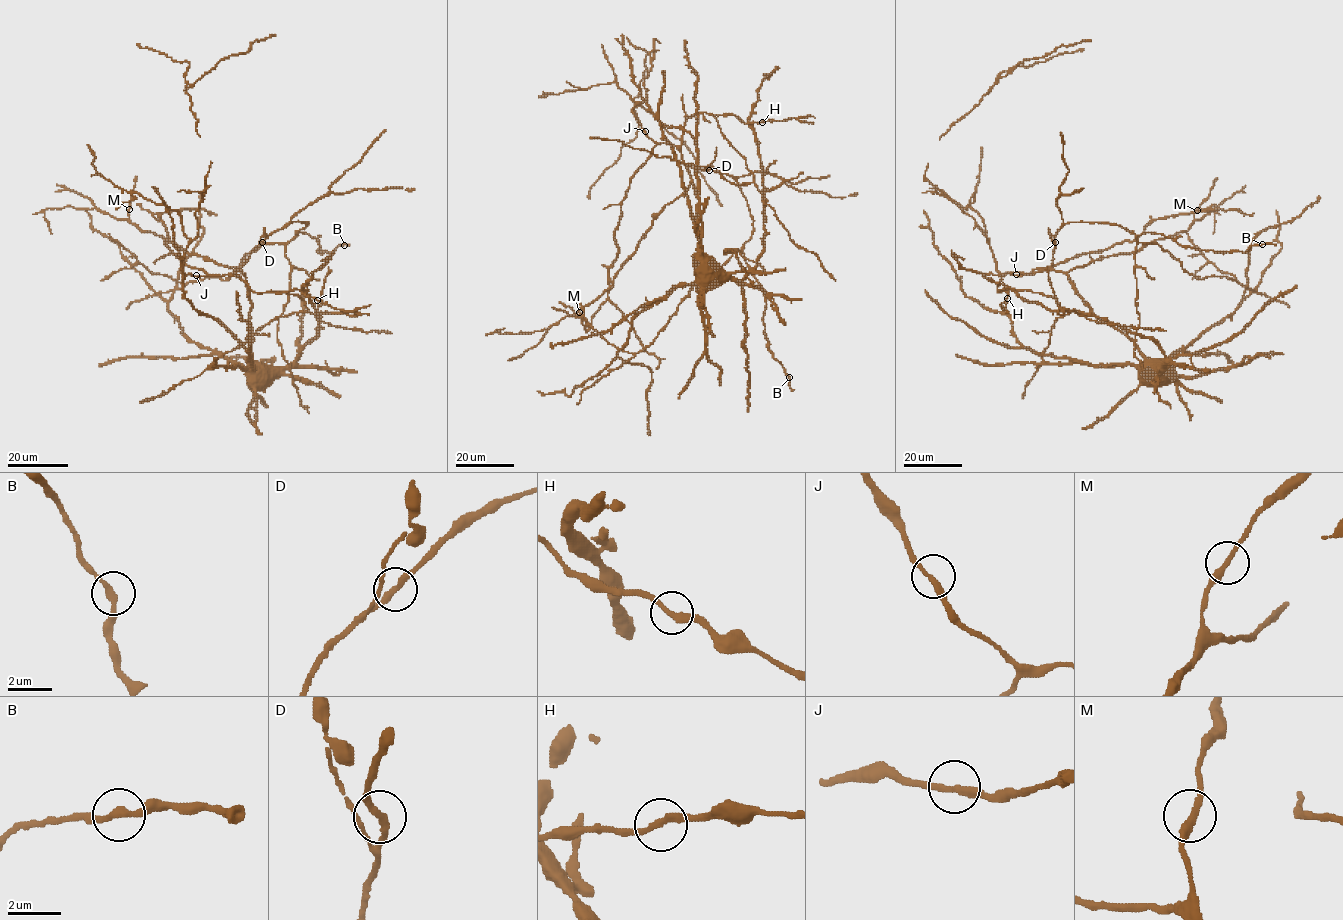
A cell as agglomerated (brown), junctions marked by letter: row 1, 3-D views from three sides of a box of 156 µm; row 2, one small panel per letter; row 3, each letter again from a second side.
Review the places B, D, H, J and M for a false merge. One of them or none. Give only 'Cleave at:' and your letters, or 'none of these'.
Cleave at: none of these

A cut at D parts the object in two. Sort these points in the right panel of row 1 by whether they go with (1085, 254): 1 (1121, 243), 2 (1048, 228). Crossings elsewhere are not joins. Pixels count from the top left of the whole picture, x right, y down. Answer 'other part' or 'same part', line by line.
1: same part
2: same part

